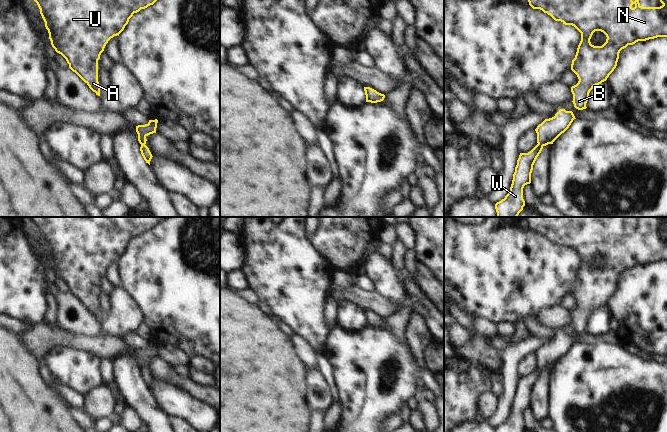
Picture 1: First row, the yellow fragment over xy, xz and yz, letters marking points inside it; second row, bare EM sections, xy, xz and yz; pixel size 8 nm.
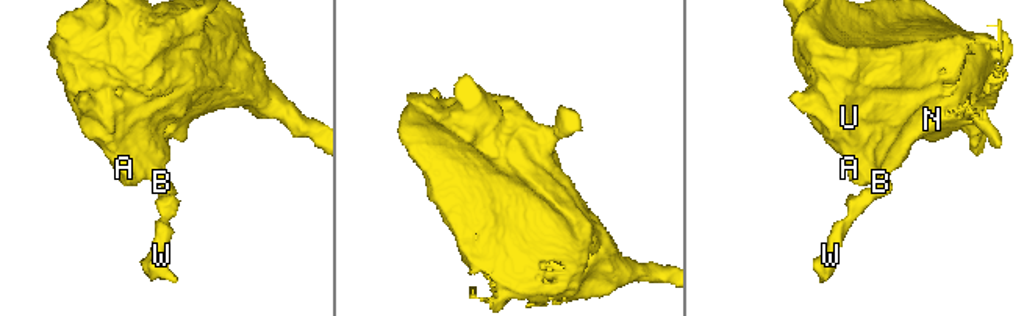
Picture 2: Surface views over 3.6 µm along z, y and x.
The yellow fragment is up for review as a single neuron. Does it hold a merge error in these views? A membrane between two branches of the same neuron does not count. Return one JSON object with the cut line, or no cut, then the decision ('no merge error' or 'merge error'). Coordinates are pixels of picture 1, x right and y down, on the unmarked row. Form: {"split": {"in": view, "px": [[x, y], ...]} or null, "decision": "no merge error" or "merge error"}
{"split": null, "decision": "no merge error"}

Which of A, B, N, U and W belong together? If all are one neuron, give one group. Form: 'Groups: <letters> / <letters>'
Groups: A B N U W

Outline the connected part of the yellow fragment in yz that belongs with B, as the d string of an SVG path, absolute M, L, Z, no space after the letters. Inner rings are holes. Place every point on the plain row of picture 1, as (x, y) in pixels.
M525 217L529 229L533 233L540 233L550 239L555 245L565 249L574 250L581 257L575 282L572 284L571 294L577 299L579 305L571 311L573 328L578 334L586 333L589 317L594 310L606 305L614 295L619 283L619 277L628 269L638 265L646 265L657 261L667 261L667 217L654 217L663 228L660 231L642 231L639 227L641 217ZM595 255L603 256L607 263L602 270L594 270L590 263Z

